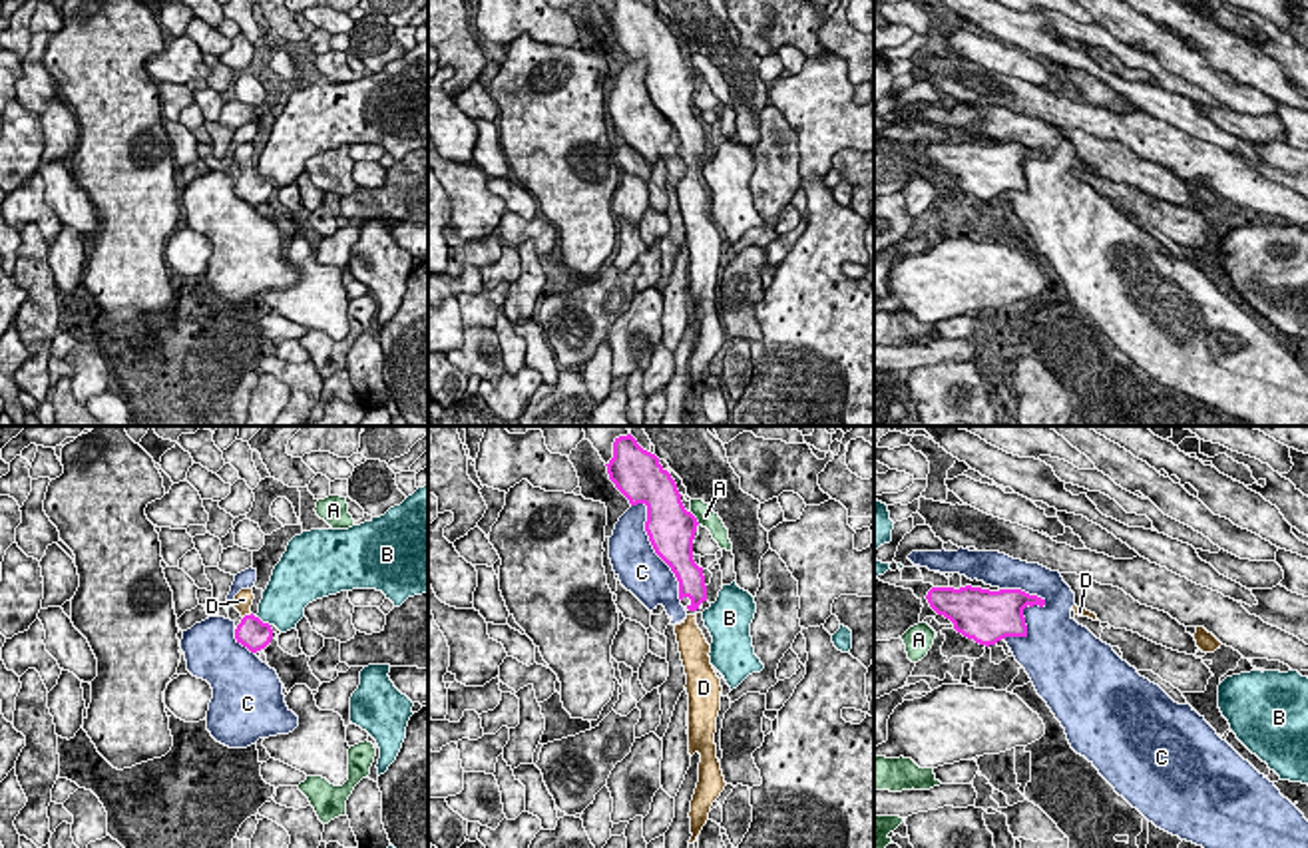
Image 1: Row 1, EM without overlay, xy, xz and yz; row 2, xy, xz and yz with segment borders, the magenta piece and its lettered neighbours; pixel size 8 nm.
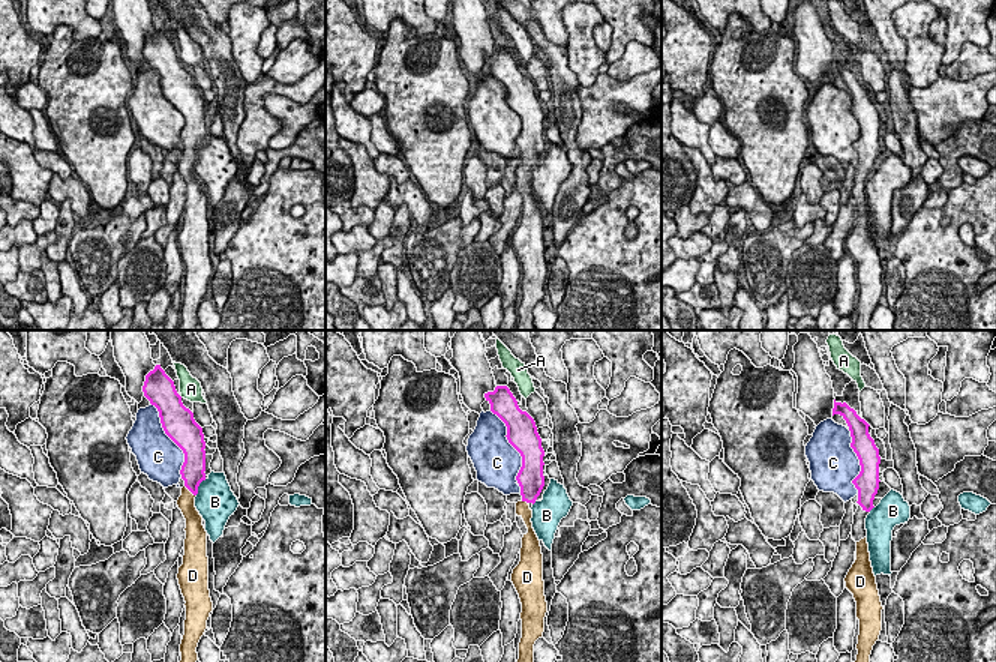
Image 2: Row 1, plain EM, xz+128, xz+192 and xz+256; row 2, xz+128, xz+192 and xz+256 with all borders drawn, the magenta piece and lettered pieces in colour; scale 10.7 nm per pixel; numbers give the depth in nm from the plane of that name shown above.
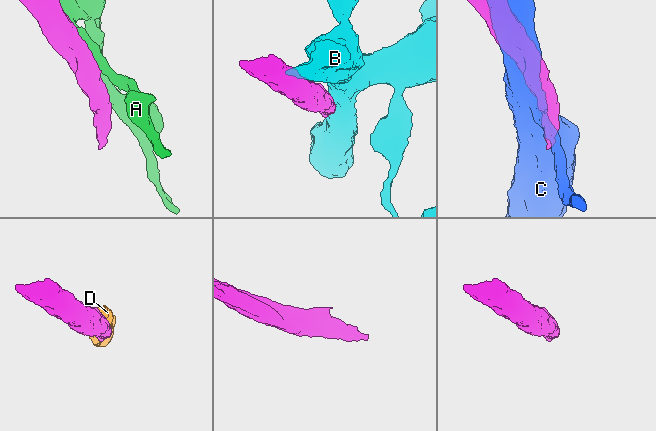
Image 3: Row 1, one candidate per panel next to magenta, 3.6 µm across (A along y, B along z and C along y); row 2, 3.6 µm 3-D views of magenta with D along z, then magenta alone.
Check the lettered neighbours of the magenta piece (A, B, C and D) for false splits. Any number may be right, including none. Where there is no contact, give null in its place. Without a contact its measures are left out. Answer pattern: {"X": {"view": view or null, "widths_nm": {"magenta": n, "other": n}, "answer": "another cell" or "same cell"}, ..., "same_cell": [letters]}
{"A": {"view": "xz", "widths_nm": {"magenta": 380, "other": 160}, "answer": "another cell"}, "B": {"view": "xy", "widths_nm": {"magenta": 240, "other": 360}, "answer": "another cell"}, "C": {"view": "yz", "widths_nm": {"magenta": 400, "other": 400}, "answer": "another cell"}, "D": {"view": "xy", "widths_nm": {"magenta": 240, "other": 160}, "answer": "same cell"}, "same_cell": ["D"]}

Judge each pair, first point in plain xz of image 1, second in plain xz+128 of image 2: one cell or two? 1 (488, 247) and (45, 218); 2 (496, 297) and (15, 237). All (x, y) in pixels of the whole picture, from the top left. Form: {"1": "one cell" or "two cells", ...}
{"1": "two cells", "2": "two cells"}

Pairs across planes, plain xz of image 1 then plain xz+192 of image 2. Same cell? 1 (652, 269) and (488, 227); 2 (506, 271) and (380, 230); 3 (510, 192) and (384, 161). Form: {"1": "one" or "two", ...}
{"1": "one", "2": "one", "3": "one"}

